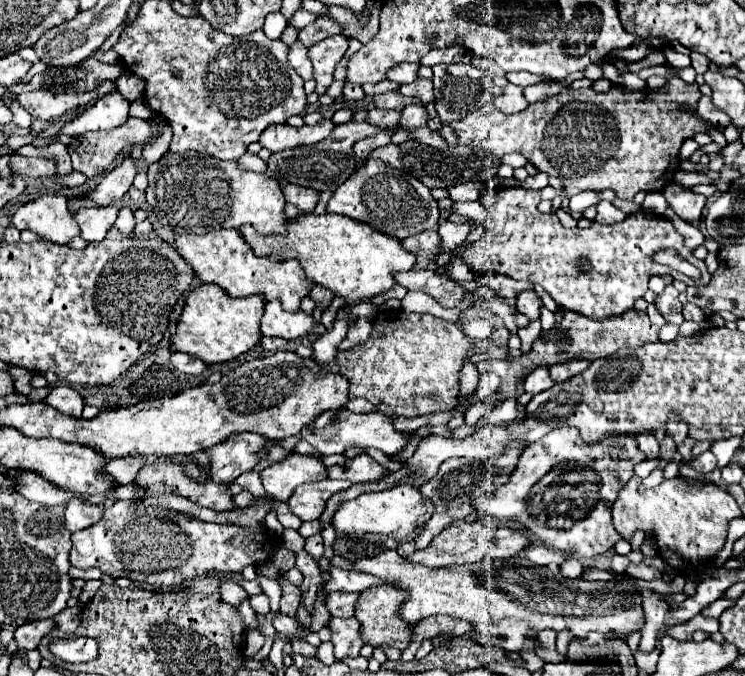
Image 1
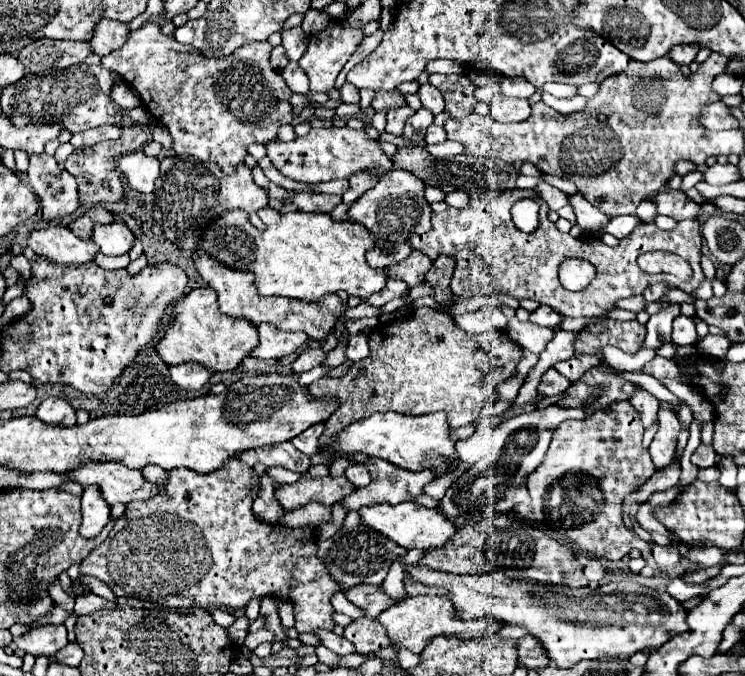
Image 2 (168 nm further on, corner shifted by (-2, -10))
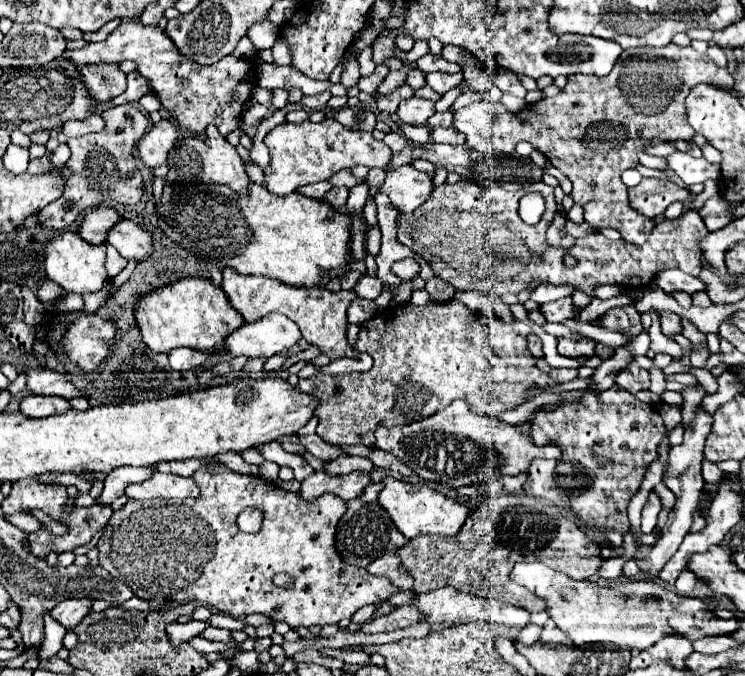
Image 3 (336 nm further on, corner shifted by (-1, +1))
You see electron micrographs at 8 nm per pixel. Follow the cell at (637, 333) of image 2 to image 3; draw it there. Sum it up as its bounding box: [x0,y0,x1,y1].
[601,304,643,338]

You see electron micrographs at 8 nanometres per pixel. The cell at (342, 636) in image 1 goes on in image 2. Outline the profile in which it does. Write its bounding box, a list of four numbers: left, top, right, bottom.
[344,619,390,653]

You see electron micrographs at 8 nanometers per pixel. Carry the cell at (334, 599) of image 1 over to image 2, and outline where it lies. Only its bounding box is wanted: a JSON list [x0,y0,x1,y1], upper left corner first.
[346,585,396,619]

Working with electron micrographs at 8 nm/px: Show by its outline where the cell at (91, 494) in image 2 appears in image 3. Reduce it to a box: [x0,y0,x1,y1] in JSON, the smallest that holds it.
[97,468,155,504]

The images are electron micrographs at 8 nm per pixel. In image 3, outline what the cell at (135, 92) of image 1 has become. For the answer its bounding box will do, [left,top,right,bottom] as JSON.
[79,64,127,102]

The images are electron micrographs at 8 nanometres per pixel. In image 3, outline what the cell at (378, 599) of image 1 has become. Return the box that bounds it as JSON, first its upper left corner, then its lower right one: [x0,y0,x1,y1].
[415,586,529,630]

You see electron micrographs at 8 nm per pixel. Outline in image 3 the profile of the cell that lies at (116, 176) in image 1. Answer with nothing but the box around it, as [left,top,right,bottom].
[139,118,179,168]

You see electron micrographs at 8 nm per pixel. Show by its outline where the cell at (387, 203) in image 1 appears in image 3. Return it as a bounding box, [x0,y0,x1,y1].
[381,164,433,214]

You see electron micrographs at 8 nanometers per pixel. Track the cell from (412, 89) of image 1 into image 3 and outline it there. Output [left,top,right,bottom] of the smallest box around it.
[427,72,463,94]

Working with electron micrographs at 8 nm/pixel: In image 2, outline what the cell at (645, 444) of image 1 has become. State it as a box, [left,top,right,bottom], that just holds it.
[630,391,660,429]

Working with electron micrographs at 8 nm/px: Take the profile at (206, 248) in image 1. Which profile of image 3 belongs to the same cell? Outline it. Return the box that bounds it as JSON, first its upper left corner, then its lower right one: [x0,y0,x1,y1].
[223,268,357,360]

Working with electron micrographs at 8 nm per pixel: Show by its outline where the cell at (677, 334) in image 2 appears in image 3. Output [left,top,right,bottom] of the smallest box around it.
[657,310,681,336]

